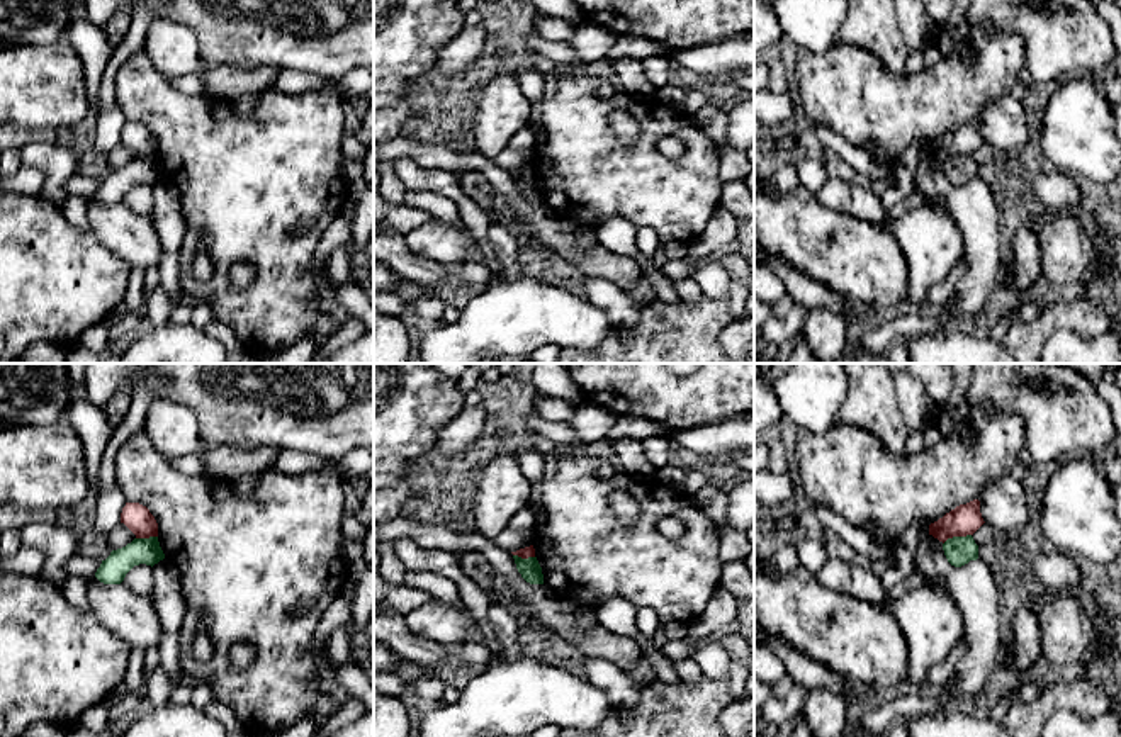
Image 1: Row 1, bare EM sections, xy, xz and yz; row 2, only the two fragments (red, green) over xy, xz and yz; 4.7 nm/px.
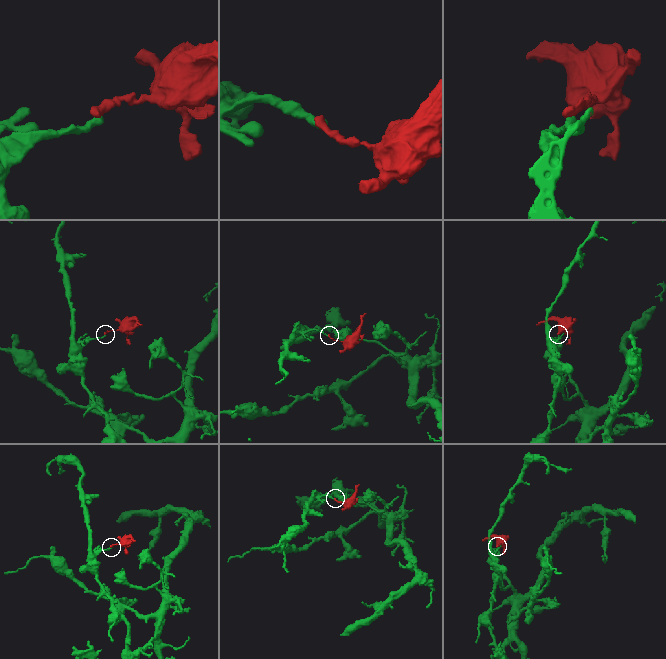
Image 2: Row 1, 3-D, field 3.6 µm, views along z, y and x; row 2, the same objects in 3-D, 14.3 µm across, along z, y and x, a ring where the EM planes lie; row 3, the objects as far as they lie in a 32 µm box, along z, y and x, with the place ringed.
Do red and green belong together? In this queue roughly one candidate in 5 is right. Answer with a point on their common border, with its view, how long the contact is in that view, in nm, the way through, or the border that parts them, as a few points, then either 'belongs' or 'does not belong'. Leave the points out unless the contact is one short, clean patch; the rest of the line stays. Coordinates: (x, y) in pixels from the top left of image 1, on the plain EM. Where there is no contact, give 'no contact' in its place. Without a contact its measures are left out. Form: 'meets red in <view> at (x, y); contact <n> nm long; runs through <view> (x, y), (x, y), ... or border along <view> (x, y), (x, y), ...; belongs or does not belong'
meets red in yz at (957, 155); contact 140 nm long; border along yz (970, 153), (950, 157), (943, 163); does not belong

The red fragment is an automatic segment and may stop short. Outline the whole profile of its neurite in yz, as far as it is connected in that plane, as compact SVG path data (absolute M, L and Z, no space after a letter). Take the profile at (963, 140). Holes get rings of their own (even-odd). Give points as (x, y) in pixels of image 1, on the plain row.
M973 119L966 124L960 124L943 138L929 144L929 155L939 161L946 161L953 156L973 155L982 144L980 121Z

